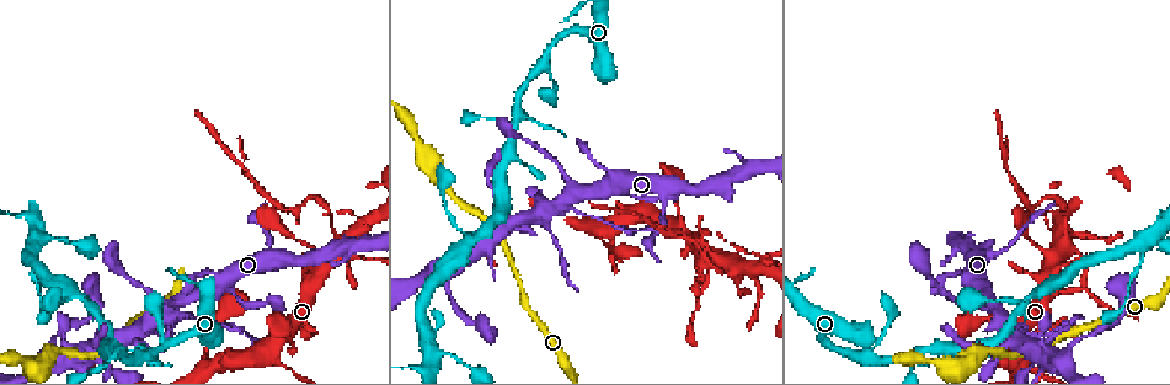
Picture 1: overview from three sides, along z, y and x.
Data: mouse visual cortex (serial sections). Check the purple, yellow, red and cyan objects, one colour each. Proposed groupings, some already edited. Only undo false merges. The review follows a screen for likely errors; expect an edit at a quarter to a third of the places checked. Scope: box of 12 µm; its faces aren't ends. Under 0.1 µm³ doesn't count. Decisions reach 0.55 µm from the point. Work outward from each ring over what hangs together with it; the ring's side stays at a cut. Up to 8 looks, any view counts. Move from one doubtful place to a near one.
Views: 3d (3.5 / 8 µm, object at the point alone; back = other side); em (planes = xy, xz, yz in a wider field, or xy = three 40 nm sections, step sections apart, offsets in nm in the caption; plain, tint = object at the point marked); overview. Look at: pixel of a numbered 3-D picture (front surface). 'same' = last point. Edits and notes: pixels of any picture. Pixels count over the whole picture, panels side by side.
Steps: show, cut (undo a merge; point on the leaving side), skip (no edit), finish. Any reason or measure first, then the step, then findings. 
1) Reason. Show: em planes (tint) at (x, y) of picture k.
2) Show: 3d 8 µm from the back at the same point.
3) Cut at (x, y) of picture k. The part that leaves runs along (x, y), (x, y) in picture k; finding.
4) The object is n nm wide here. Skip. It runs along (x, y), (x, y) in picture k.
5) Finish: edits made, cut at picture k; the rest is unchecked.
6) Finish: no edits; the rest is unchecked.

Thick turns thin. Show: em xy step 1 (tint) at (221, 320) of picture 1.

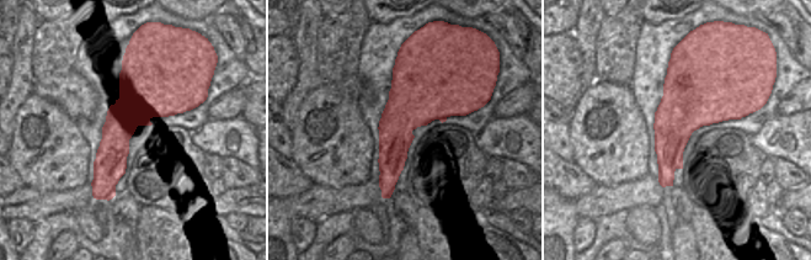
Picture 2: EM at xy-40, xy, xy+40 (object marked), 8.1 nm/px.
See where the arms go. Show: 3d 3.5 µm from the back at the same point.

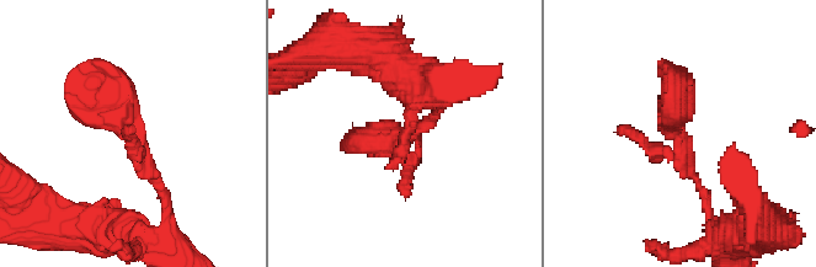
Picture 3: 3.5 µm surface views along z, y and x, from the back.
Skip. It runs along (166, 203), (113, 86), (90, 68) in picture 3; all the same cell.

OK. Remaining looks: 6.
Side arm on a straight run. Show: 3d 3.5 µm at (121, 354) of picture 1.

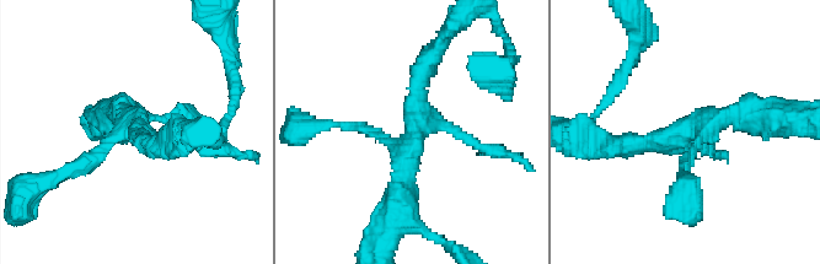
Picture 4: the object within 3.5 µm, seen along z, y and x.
Show: em planes (tint) at (137, 125) of picture 4.

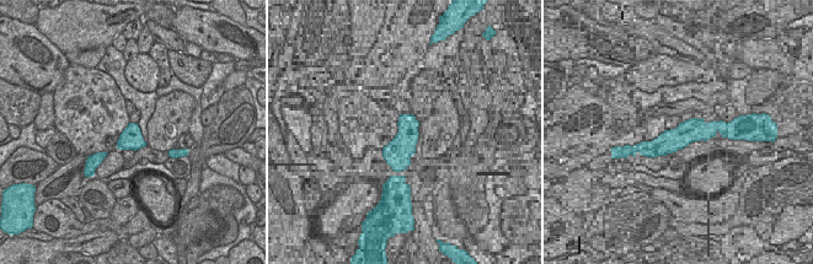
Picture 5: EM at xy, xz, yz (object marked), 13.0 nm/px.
Skip. It runs along (623, 147), (702, 120), (775, 113) in picture 4; one cell here.

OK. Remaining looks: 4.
Small branch off a trunk. Show: 3d 3.5 µm at (98, 358) of picture 1.

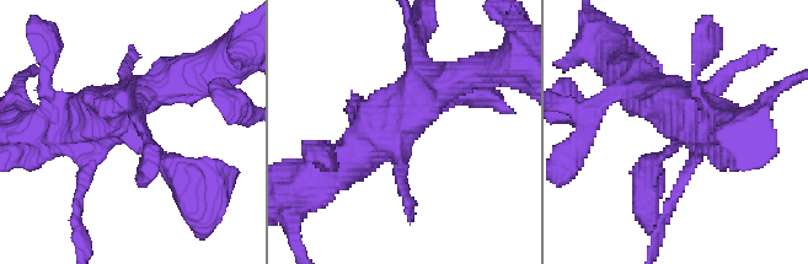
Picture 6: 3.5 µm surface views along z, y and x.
Need the tissue. Show: em xy step 3 (tint) at (124, 131) of picture 6.

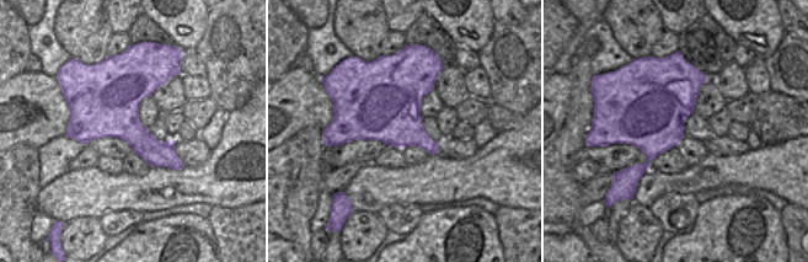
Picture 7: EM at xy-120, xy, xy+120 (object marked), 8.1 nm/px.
Skip. It runs along (447, 82), (352, 161), (319, 179) in picture 6; one cell here.

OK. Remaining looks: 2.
Finish: no edits; the rest is unchecked.

